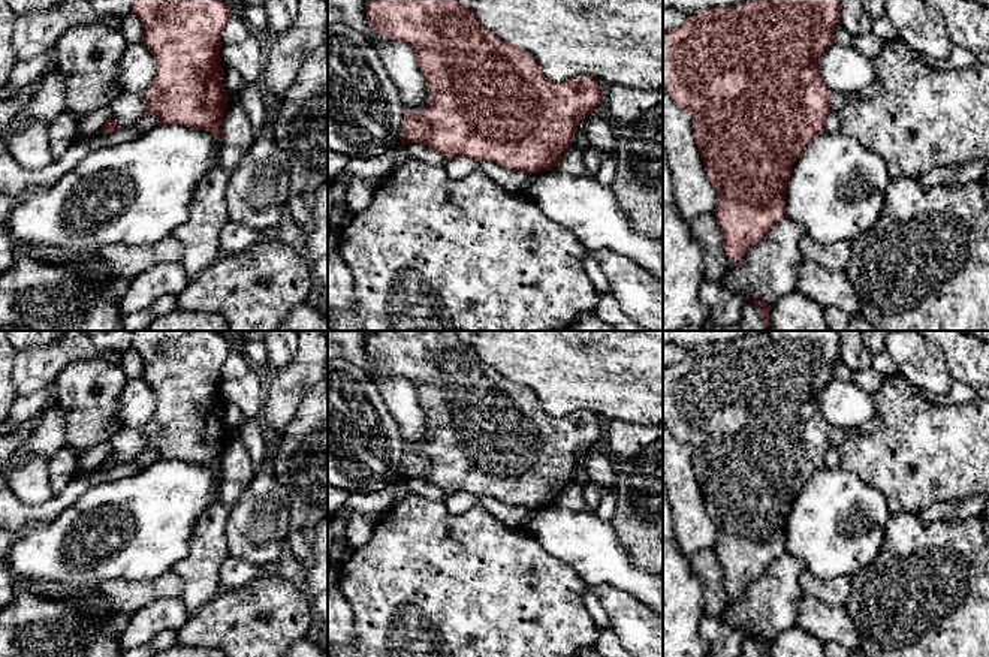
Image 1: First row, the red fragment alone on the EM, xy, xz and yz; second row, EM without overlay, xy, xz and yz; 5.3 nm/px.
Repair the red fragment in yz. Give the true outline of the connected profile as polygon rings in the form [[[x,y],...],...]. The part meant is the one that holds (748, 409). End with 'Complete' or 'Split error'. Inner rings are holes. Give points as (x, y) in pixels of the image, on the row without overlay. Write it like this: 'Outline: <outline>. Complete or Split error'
Outline: [[[760,331],[747,338],[700,344],[678,364],[663,367],[663,425],[678,443],[691,447],[693,468],[706,512],[717,528],[714,549],[723,567],[723,584],[730,599],[738,600],[744,590],[759,579],[765,570],[786,552],[786,527],[796,494],[823,467],[829,450],[829,433],[833,425],[818,410],[820,391],[835,379],[833,365],[841,359],[839,331]]]. Complete

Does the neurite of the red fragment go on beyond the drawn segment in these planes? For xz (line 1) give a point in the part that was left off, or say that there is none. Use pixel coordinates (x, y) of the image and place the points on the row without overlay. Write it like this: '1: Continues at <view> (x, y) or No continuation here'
1: No continuation here

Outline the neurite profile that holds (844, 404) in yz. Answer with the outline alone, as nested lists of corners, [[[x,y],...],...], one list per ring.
[[[839,379],[820,391],[818,410],[826,421],[841,428],[856,428],[875,416],[872,394]]]

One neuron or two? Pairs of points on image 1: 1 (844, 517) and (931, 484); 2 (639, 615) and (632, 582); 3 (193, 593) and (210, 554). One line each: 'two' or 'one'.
1: two
2: two
3: one

